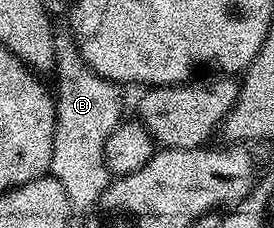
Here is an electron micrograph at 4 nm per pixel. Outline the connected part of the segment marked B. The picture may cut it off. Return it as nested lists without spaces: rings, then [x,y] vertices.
[[[58,29],[53,39],[56,57],[53,74],[57,76],[54,103],[56,128],[48,171],[51,177],[63,185],[72,207],[79,210],[96,205],[111,181],[103,148],[106,146],[107,137],[111,136],[111,132],[123,120],[122,89],[116,83],[98,76],[86,64],[70,31]]]

